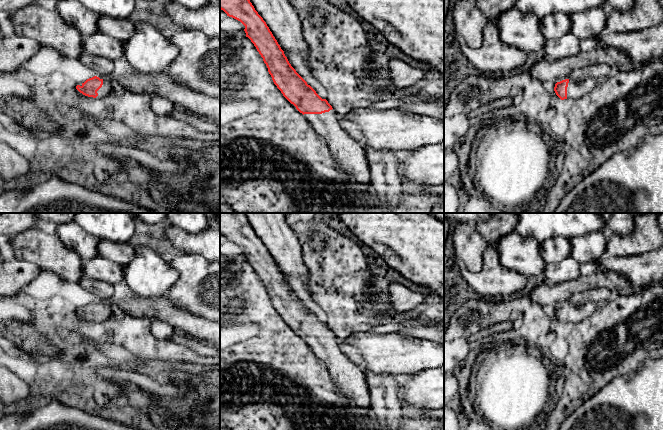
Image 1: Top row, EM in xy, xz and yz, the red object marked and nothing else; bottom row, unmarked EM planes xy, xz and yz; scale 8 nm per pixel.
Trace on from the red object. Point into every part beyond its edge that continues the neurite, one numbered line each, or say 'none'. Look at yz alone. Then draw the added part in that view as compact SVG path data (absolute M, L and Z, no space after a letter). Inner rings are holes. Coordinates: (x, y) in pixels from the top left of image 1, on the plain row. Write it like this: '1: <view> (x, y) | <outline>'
1: yz (576, 312) | M569 303L567 311L567 322L578 323L583 319L592 315L598 308L600 303L583 303L571 304Z

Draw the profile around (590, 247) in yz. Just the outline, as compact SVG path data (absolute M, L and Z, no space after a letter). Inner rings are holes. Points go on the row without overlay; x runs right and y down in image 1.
M596 231L569 239L572 250L570 257L580 264L595 262L606 253L607 239L602 231Z

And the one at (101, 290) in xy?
M83 276L78 284L86 291L92 293L97 301L104 301L114 295L112 284L100 280L94 280Z

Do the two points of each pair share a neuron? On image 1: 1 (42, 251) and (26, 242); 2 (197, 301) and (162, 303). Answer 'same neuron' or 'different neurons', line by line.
1: same neuron
2: different neurons

